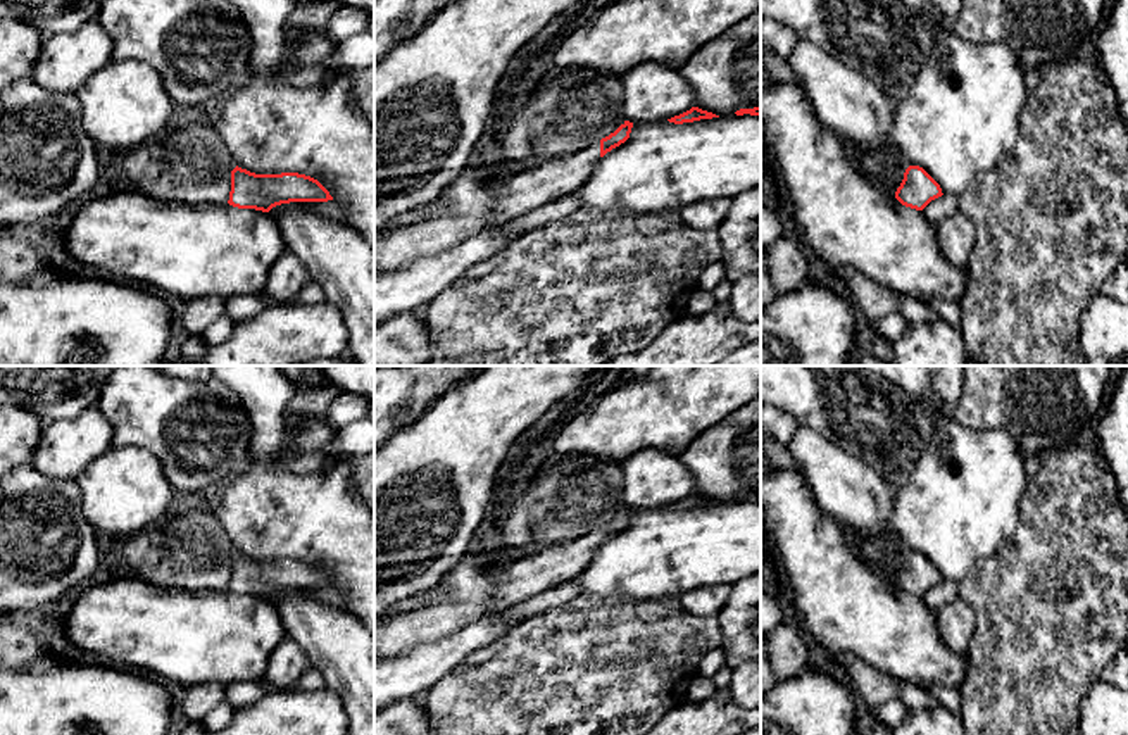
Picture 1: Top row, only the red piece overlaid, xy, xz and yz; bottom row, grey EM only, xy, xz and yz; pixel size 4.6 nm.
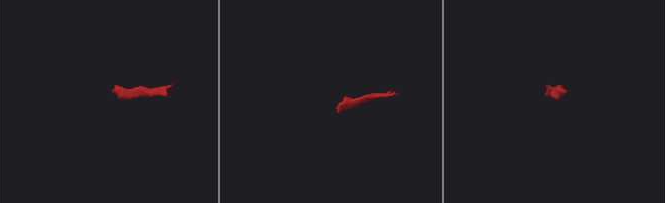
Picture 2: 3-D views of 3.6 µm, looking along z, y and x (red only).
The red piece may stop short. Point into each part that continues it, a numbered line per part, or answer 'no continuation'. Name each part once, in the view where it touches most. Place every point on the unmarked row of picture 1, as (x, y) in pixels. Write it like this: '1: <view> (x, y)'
1: xz (521, 580)

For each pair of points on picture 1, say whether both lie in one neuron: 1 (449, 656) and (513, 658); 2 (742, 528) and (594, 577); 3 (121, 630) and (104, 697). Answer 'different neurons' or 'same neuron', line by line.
1: different neurons
2: same neuron
3: different neurons

